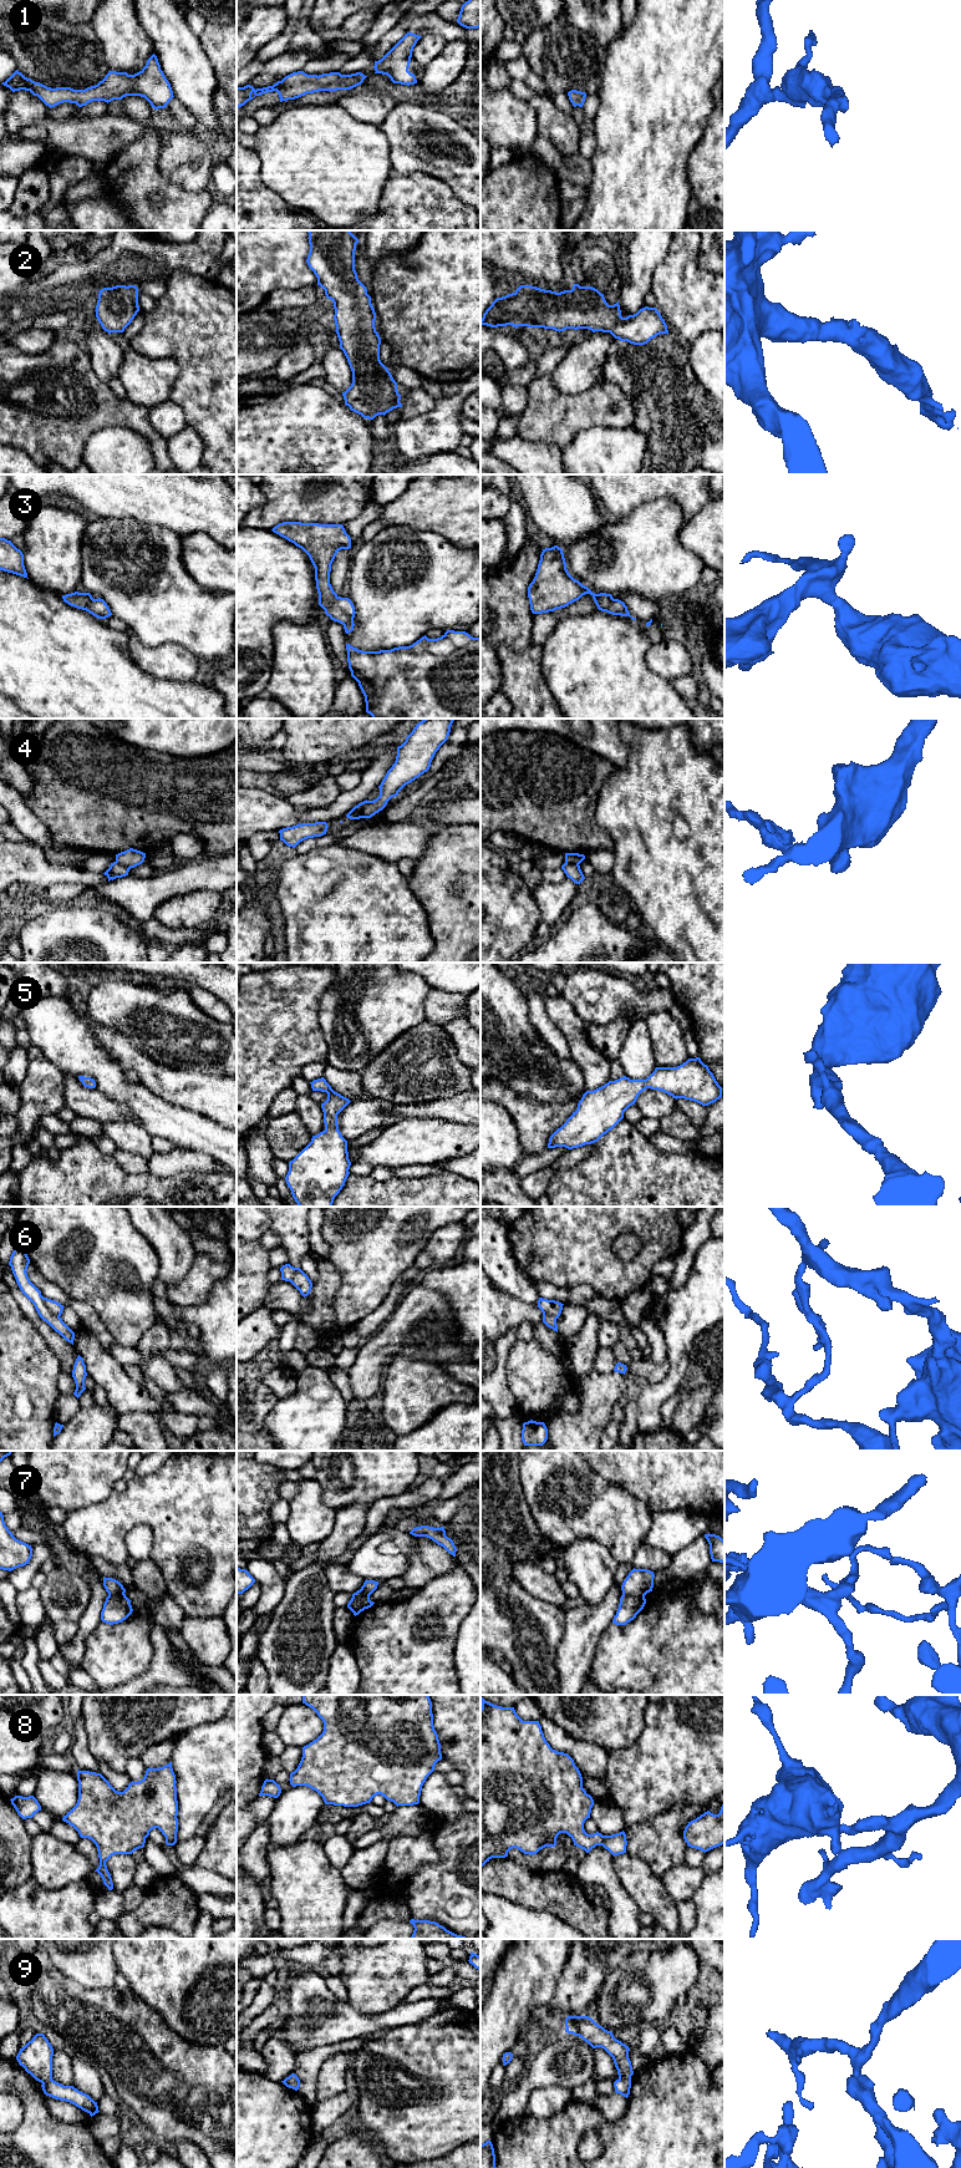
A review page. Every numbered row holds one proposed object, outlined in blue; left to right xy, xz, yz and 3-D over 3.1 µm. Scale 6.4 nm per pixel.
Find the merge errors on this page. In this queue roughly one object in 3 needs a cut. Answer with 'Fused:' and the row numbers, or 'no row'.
Fused: 4, 6, 7

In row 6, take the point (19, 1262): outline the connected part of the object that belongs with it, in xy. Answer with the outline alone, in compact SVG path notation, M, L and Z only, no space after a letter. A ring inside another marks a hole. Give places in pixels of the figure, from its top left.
M19 1245L11 1254L9 1265L22 1294L34 1304L40 1317L46 1321L66 1341L73 1345L75 1332L62 1321L60 1316L54 1315L46 1306L41 1291L30 1281L27 1266L30 1259L25 1249Z

